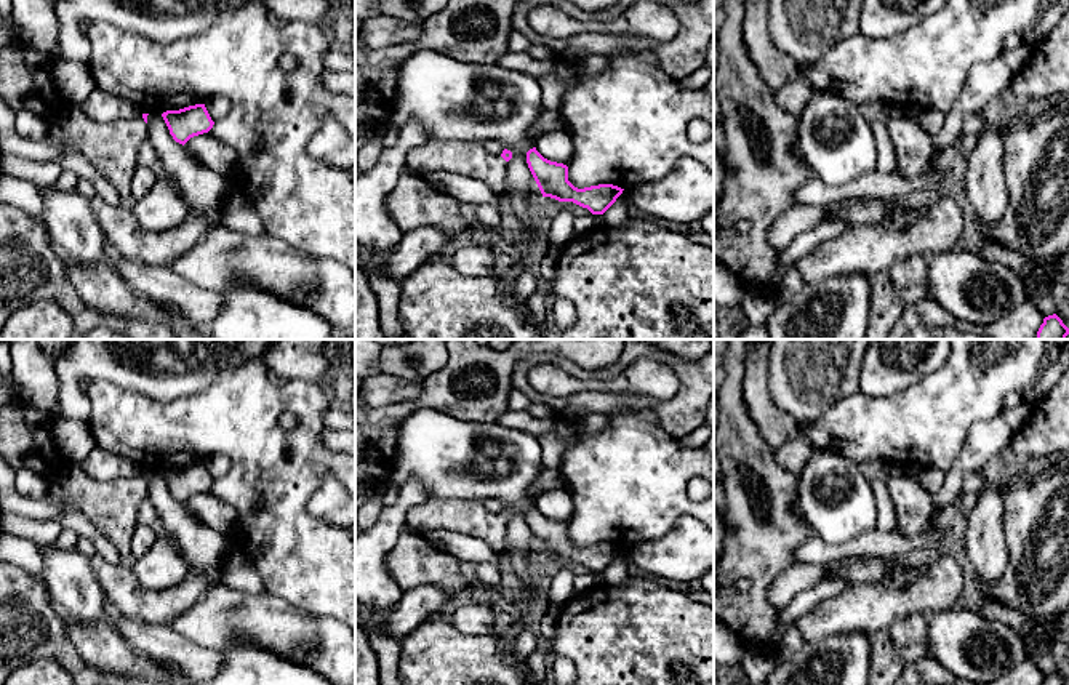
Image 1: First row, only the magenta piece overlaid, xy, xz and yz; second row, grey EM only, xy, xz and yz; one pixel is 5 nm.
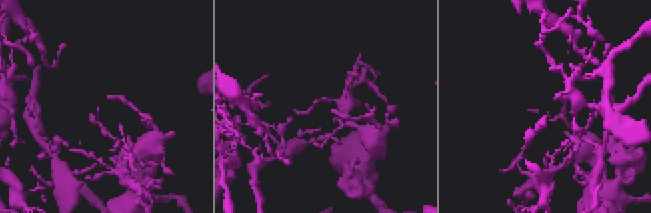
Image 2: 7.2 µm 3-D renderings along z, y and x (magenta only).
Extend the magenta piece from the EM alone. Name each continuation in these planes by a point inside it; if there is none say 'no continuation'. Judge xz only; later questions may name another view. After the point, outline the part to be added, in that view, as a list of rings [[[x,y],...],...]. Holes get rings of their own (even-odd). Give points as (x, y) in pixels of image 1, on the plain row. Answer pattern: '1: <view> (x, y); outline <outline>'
1: xz (469, 517); outline [[[427,499],[405,515],[414,531],[448,530],[483,539],[496,554],[504,552],[507,520],[477,499]]]

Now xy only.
1: xy (112, 506); outline [[[66,464],[50,480],[46,495],[83,512],[114,543],[120,563],[133,565],[131,539],[138,528],[139,503],[149,496],[142,475],[106,482],[91,479],[78,464]]]

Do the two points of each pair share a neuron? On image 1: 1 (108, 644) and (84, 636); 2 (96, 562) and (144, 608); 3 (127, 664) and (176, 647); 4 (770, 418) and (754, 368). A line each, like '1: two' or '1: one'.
1: one
2: one
3: two
4: one

